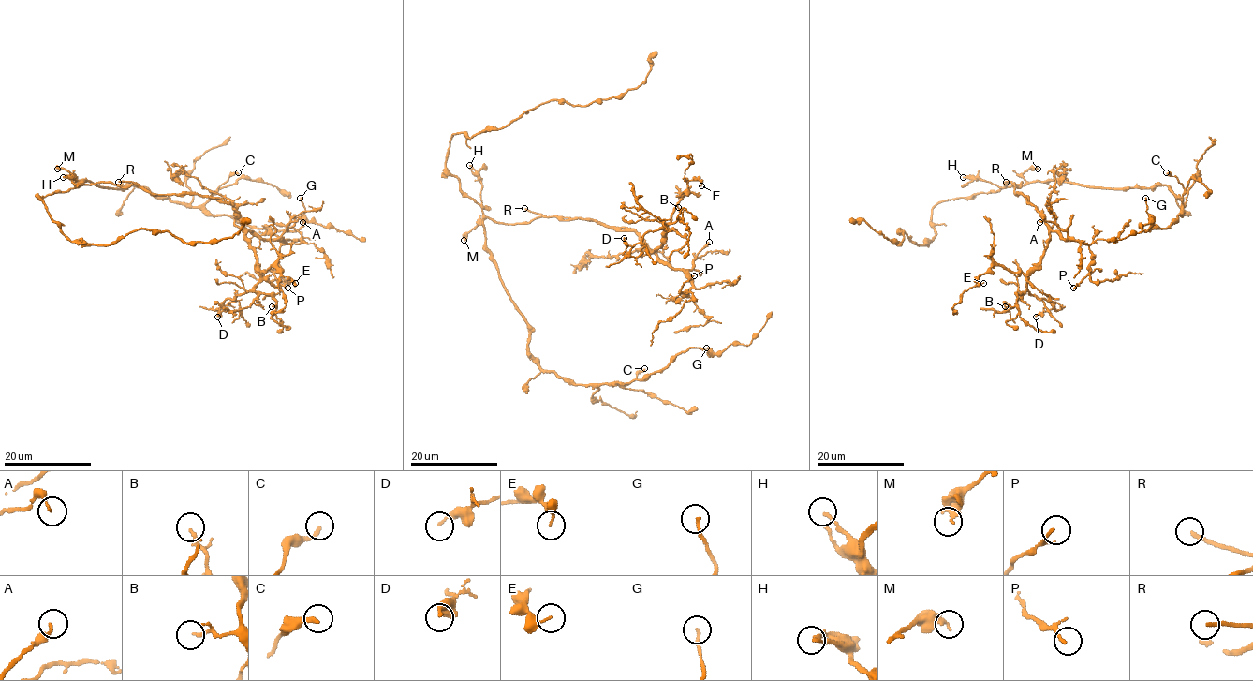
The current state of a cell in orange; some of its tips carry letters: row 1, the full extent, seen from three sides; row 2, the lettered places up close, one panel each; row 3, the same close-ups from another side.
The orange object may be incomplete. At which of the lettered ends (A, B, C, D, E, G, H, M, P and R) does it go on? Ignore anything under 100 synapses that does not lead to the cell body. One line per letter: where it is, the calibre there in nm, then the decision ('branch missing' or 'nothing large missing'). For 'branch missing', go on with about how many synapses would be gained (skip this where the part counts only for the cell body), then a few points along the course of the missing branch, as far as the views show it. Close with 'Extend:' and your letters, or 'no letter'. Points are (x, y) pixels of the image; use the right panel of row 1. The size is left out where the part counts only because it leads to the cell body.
A: (1039, 222) | 130 nm | nothing large missing
B: (1005, 306) | 170 nm | nothing large missing
C: (1166, 172) | 240 nm | nothing large missing
D: (1036, 317) | 190 nm | nothing large missing
E: (983, 283) | 240 nm | nothing large missing
G: (1145, 198) | 180 nm | nothing large missing
H: (963, 177) | 140 nm | nothing large missing
M: (1038, 169) | 300 nm | nothing large missing
P: (1073, 288) | 160 nm | nothing large missing
R: (1006, 182) | 200 nm | branch missing | (1006, 182), (975, 177), (933, 185), (909, 197), (913, 209), (935, 210), (988, 245), (995, 269), (1015, 290)
Extend: R

